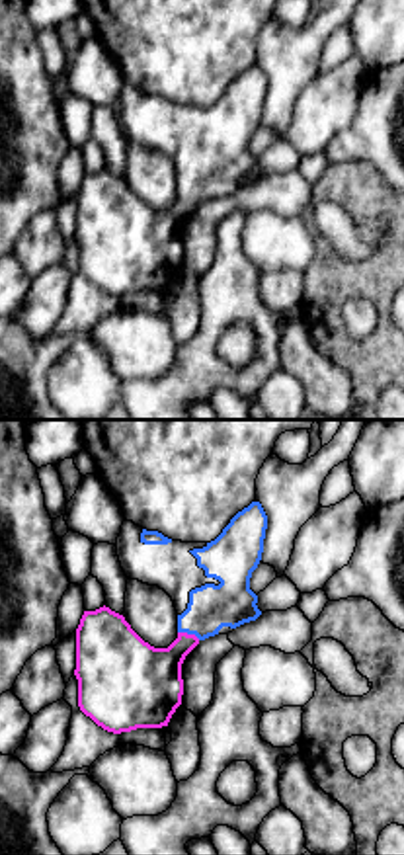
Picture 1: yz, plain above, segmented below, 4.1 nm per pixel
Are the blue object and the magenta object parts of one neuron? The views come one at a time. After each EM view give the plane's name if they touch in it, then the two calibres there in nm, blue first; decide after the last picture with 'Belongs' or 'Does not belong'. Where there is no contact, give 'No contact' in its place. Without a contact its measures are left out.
Touches blue in yz. Thickness 190 nm (blue) against 260 nm

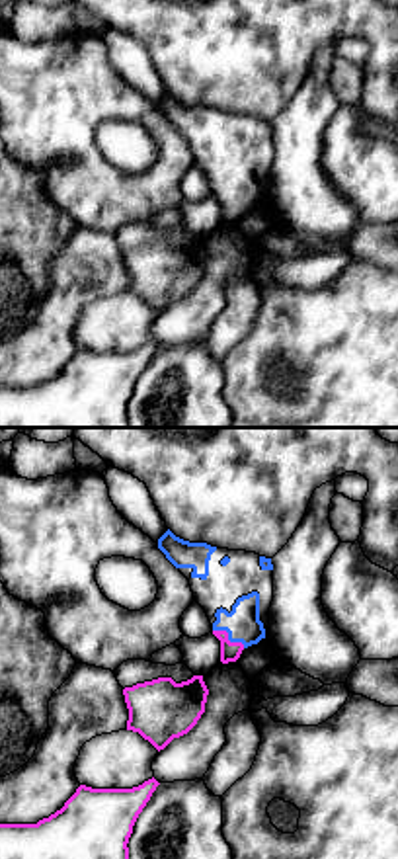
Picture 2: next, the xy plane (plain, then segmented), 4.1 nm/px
Touches blue in xy. Thickness 150 nm (blue) against 80 nm

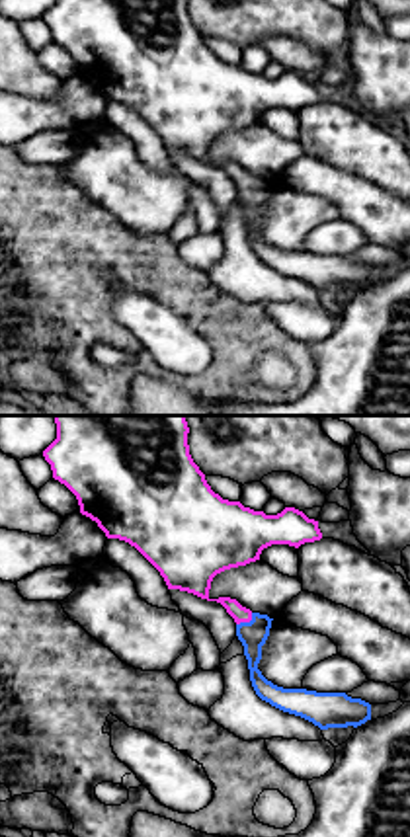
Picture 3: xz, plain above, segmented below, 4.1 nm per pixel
Touches blue in xz. Thickness 120 nm (blue) against 90 nm

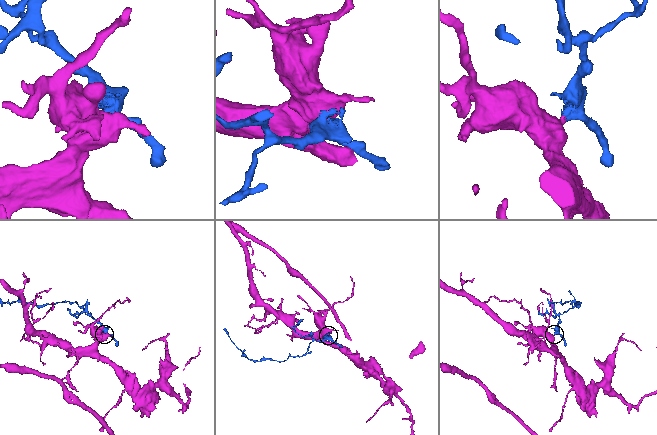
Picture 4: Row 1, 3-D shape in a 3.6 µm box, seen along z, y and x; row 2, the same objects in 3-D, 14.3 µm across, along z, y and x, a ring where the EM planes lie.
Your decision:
Belongs

